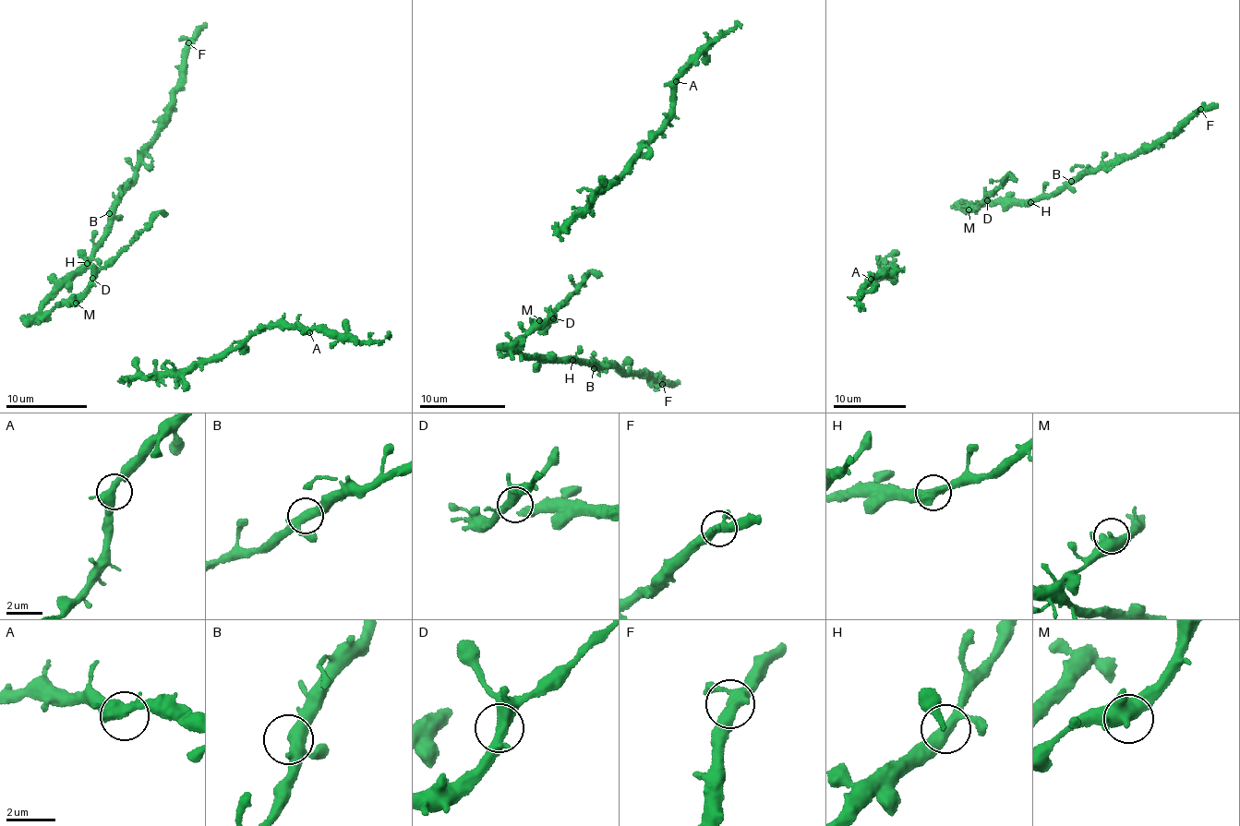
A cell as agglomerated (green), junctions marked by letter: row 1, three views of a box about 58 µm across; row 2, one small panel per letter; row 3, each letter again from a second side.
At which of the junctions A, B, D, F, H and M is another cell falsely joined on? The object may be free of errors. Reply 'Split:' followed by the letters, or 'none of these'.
Split: none of these

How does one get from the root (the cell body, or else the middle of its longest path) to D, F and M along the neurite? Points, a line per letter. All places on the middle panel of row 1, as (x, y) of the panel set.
D: (532, 331), (533, 329), (545, 326), (551, 317), (553, 318)
F: (532, 331), (522, 337), (524, 354), (594, 360), (601, 366), (614, 365), (635, 374), (644, 370), (662, 384)
M: (532, 331), (539, 320)

